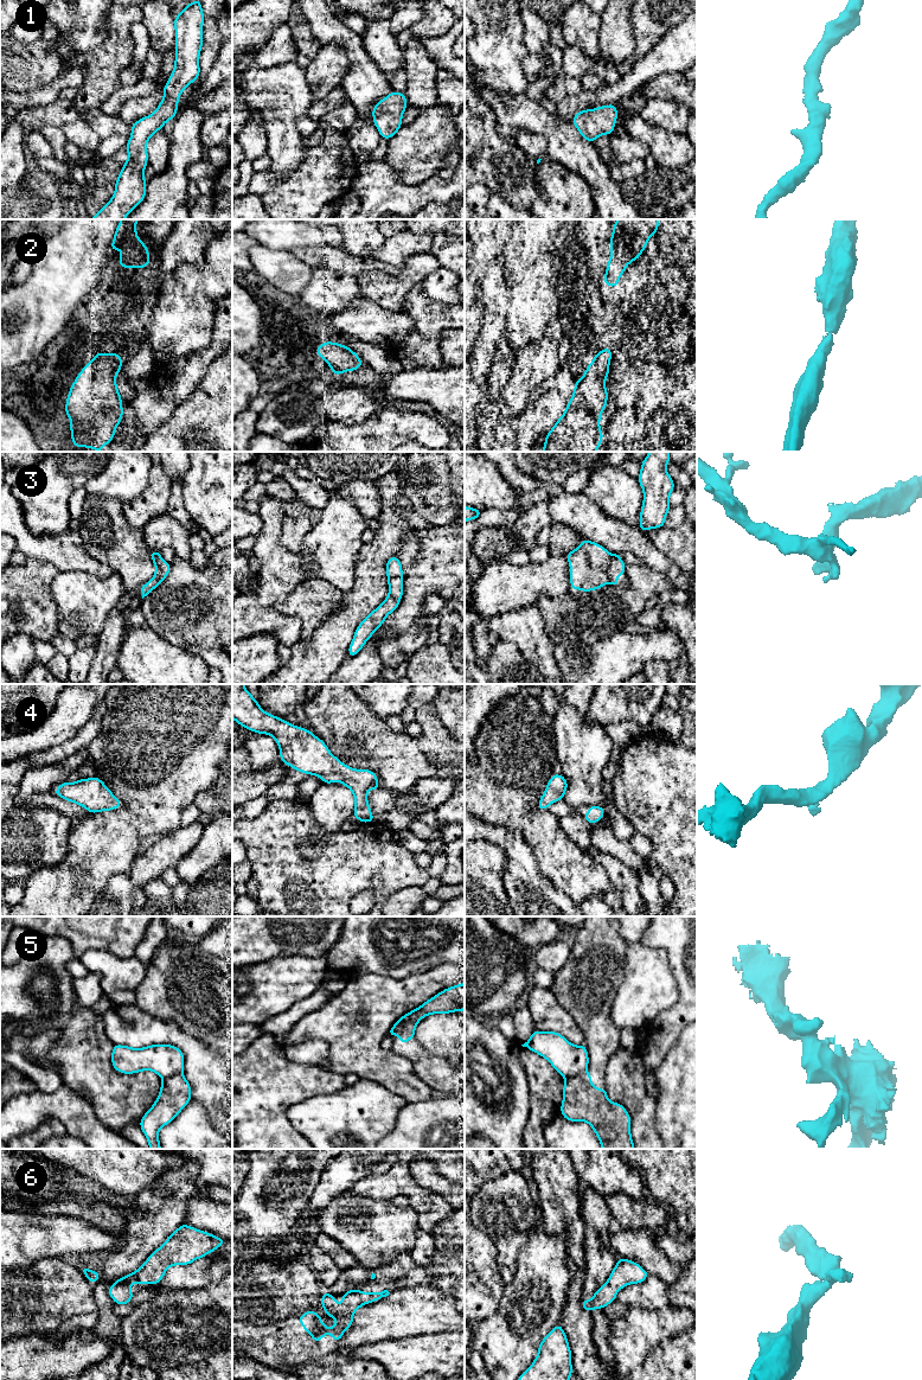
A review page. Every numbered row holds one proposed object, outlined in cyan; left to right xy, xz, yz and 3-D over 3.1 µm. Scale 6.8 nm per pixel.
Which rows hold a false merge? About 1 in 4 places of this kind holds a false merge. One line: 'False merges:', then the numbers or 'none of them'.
False merges: 3, 5

